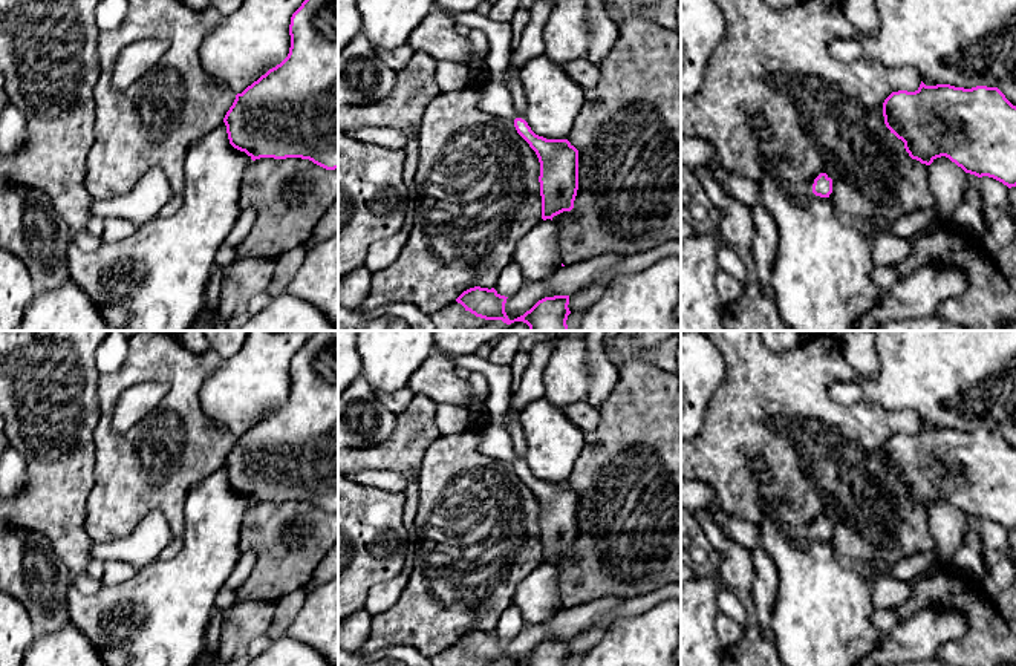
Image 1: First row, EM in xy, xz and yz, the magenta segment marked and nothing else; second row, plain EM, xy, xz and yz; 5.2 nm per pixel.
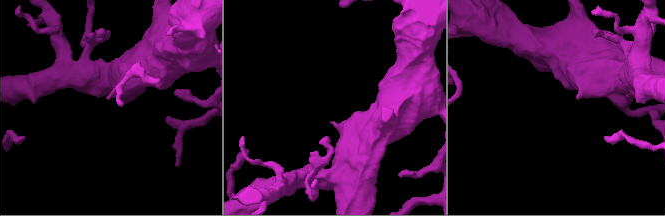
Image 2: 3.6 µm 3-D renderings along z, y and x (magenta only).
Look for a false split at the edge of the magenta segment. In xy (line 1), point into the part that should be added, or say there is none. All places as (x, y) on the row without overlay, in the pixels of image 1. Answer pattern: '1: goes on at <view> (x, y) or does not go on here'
1: does not go on here

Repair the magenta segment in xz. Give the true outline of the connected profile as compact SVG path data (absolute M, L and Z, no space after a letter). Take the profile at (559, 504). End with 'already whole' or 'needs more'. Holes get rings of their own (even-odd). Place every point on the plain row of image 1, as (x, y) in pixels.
M444 355L454 367L477 372L488 383L488 398L484 407L490 424L480 436L479 452L491 459L514 464L517 476L536 495L540 505L542 562L551 562L574 551L578 533L578 493L568 482L546 482L536 478L523 455L513 447L503 420L511 406L511 367L491 364L488 360L471 355Z; needs more

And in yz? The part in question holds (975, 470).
M921 424L915 435L892 435L883 446L883 459L912 502L930 508L946 499L966 516L1016 530L1016 449L998 430L964 432Z; already whole

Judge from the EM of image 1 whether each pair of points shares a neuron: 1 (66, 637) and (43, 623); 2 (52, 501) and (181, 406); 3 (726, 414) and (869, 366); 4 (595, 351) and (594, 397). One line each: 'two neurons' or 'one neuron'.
1: two neurons
2: two neurons
3: two neurons
4: one neuron

